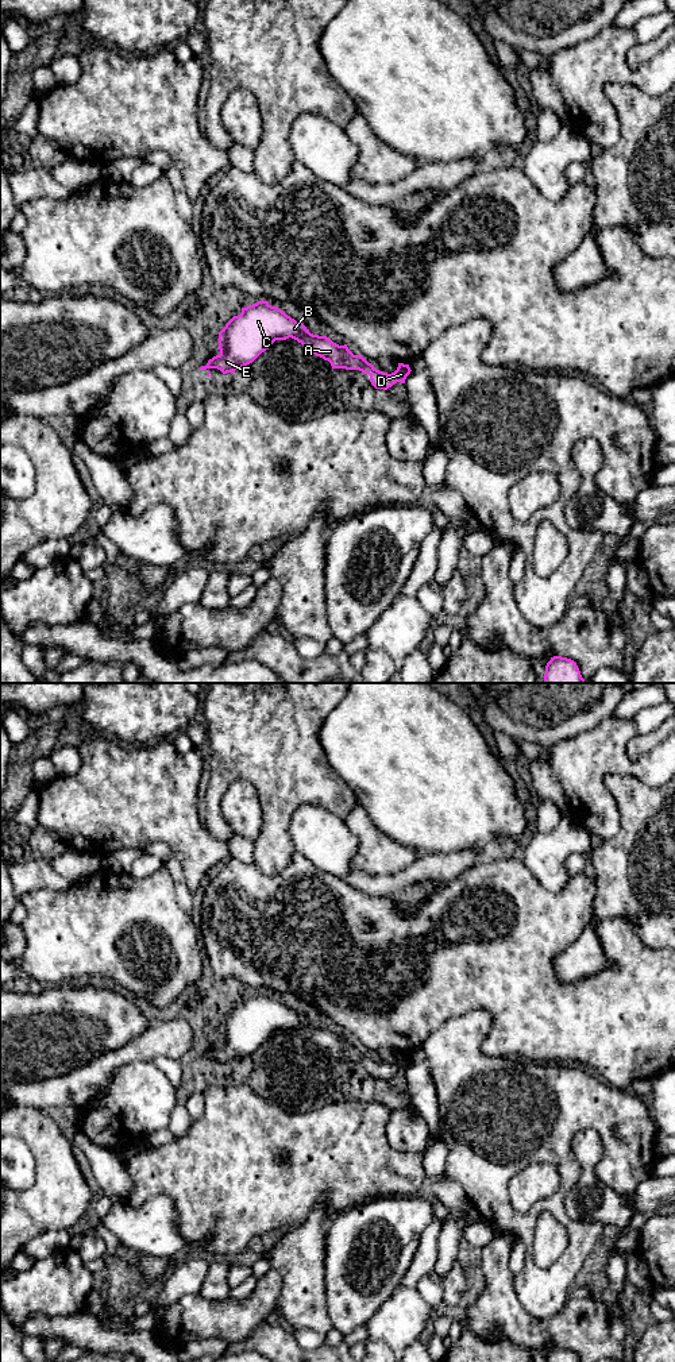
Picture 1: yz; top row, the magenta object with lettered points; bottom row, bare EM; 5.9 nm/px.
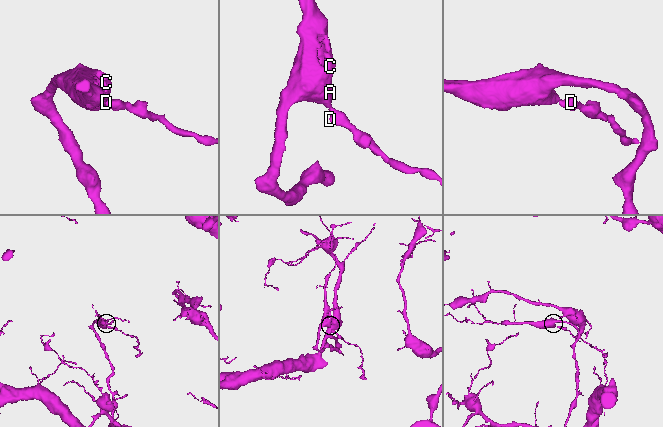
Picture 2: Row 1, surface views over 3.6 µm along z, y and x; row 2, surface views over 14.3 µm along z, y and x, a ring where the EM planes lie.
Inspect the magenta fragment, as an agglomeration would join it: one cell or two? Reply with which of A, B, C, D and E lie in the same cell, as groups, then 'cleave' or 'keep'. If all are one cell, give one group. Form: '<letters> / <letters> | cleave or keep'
A B C D E | keep

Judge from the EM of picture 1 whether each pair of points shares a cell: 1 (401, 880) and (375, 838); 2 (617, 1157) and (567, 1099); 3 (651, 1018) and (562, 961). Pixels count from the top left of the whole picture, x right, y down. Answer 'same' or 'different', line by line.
1: different
2: same
3: different

